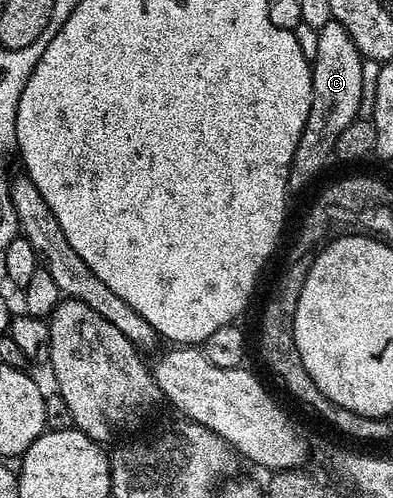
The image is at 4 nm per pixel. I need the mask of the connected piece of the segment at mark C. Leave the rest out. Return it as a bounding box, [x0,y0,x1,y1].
[290,18,364,187]

